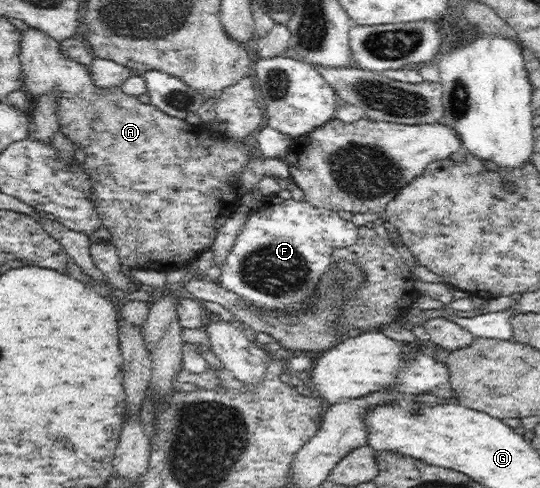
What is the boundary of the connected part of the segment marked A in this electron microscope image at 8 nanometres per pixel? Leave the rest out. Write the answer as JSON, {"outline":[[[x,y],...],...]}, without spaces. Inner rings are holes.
{"outline":[[[21,27],[19,59],[24,78],[23,82],[30,91],[32,97],[36,97],[32,103],[36,102],[40,99],[40,96],[44,96],[44,94],[57,94],[57,96],[61,96],[60,100],[58,100],[60,104],[58,104],[58,108],[56,108],[59,130],[62,131],[70,141],[74,142],[76,147],[82,148],[87,154],[82,165],[84,171],[90,176],[90,181],[92,181],[92,196],[90,197],[92,197],[92,201],[94,201],[94,207],[96,207],[96,212],[100,217],[101,225],[109,231],[109,234],[112,234],[112,242],[118,249],[122,264],[132,269],[154,269],[168,272],[169,270],[189,265],[191,260],[196,260],[202,252],[211,248],[218,234],[218,230],[224,226],[226,217],[240,205],[240,195],[237,195],[237,182],[240,179],[241,172],[246,169],[246,164],[252,157],[250,149],[244,145],[244,142],[237,141],[235,138],[230,138],[229,134],[222,132],[220,132],[220,136],[212,136],[207,130],[205,131],[203,129],[203,124],[200,125],[188,119],[182,120],[175,116],[168,116],[168,114],[162,112],[152,103],[140,103],[137,97],[124,94],[118,87],[98,89],[98,87],[92,83],[89,69],[83,64],[78,64],[75,60],[67,58],[59,49],[59,41],[38,28]]]}

